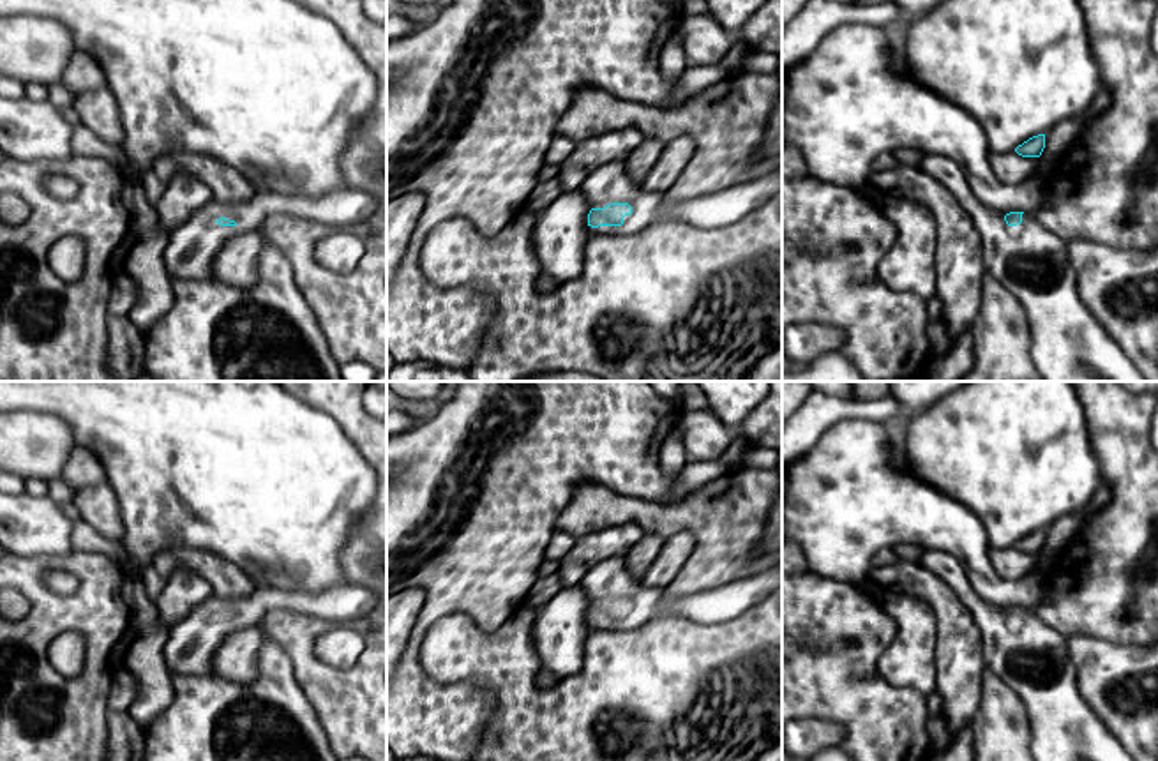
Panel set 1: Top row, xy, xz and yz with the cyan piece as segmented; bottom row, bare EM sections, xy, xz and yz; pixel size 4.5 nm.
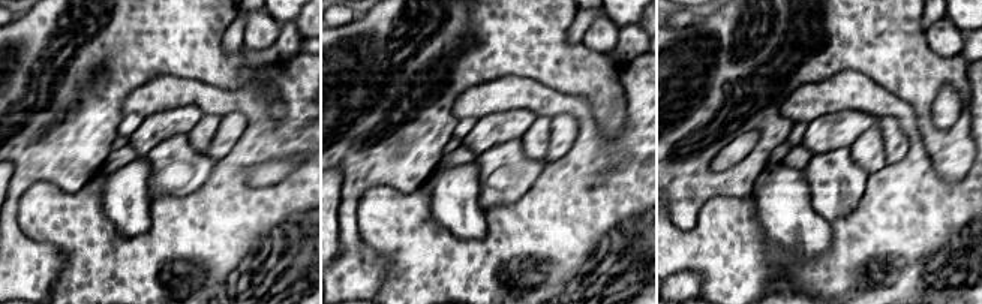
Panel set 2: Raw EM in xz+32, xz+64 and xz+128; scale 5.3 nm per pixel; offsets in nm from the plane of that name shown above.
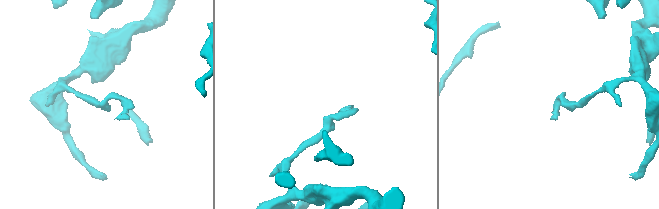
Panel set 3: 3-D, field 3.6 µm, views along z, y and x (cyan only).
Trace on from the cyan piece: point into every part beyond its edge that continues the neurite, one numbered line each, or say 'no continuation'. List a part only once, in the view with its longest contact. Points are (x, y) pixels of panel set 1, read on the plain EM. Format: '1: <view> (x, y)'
no continuation

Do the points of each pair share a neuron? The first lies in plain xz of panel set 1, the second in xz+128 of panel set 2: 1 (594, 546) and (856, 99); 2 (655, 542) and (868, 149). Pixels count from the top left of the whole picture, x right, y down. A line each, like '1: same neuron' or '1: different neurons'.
1: different neurons
2: same neuron

